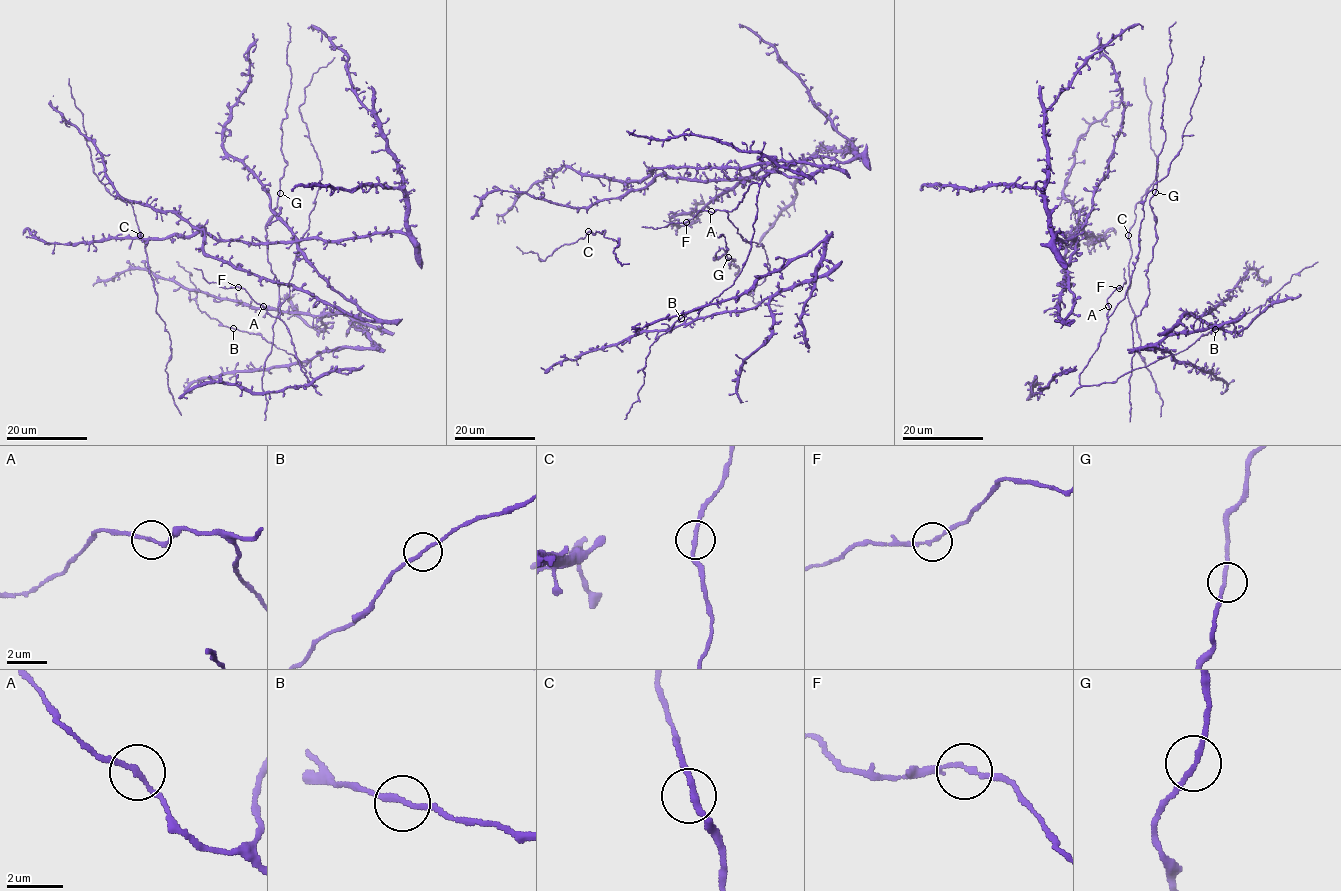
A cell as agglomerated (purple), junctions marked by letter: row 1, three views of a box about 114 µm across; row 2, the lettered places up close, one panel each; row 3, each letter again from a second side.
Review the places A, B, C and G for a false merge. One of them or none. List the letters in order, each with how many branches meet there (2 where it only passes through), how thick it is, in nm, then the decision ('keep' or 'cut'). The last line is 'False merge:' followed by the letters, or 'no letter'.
A: 2 | 160 nm | keep
B: 2 | 190 nm | keep
C: 2 | 200 nm | keep
G: 2 | 180 nm | keep
False merge: no letter

